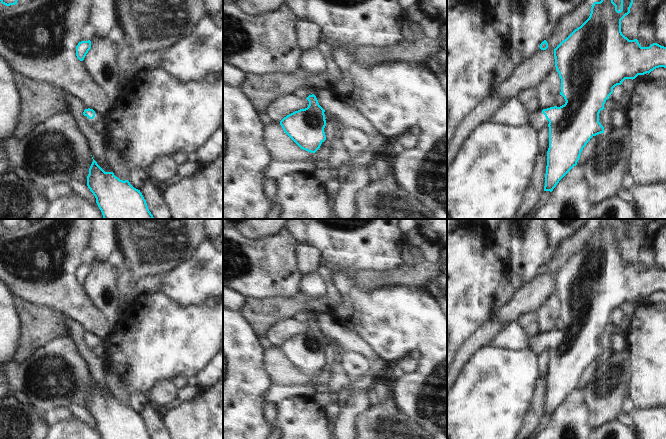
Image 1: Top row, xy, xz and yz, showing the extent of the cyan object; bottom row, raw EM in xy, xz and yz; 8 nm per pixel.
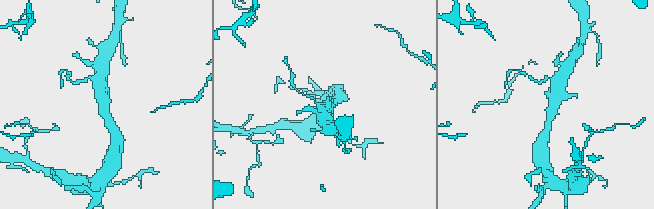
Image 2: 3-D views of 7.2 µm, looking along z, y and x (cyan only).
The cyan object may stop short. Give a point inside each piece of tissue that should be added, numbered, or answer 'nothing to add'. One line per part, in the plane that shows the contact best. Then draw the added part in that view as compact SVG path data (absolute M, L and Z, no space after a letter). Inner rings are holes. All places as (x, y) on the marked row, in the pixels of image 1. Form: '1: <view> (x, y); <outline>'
1: yz (537, 119); M542 109L533 112L528 116L529 124L531 124L538 132L544 127L548 126L549 121L546 119L545 115L542 113Z

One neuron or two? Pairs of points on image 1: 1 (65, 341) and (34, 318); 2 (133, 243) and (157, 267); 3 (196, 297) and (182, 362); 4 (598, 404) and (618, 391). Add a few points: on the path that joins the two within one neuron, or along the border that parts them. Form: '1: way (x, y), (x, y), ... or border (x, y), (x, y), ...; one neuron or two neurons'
1: border (66, 327), (63, 333), (38, 349); two neurons
2: way (139, 249), (151, 261); one neuron
3: border (171, 299), (181, 305), (201, 305); two neurons
4: way (603, 399), (613, 391); one neuron

